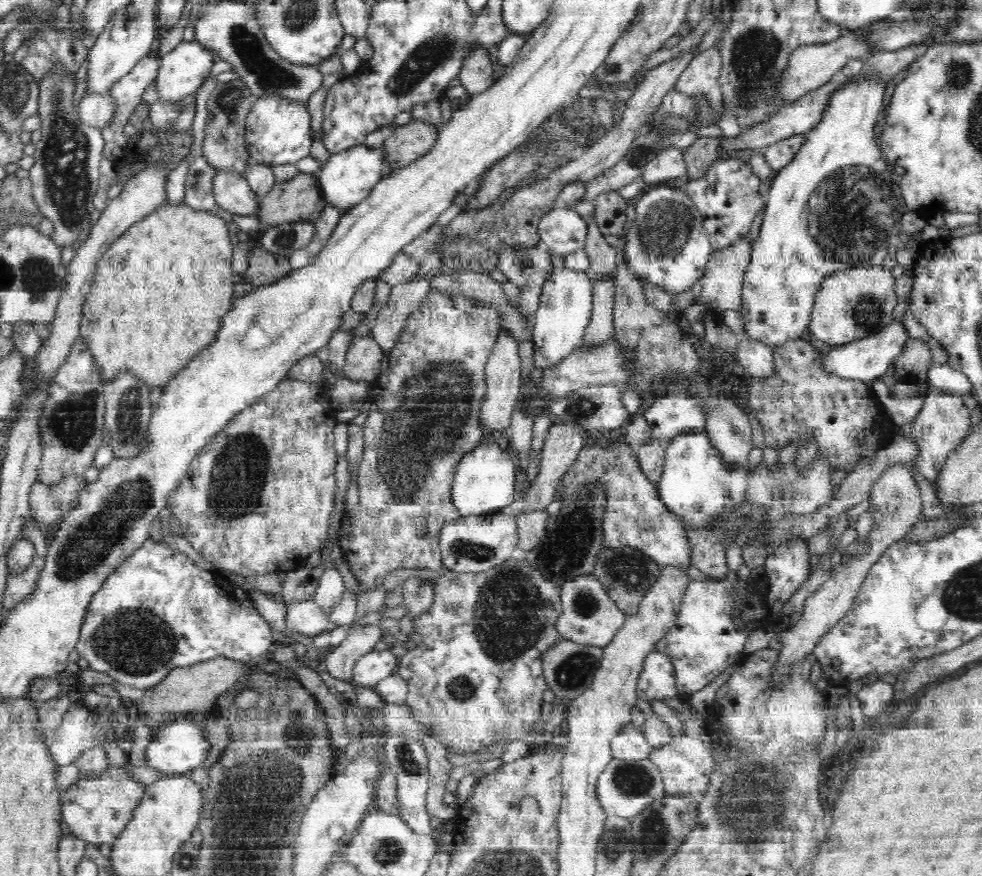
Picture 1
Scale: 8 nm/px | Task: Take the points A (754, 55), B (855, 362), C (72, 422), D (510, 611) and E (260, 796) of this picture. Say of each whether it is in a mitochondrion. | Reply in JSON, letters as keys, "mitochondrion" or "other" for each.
{"A":"mitochondrion","B":"other","C":"mitochondrion","D":"mitochondrion","E":"mitochondrion"}

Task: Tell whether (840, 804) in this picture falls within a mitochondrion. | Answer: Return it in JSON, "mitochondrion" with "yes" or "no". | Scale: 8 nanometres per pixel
{"mitochondrion":"no"}

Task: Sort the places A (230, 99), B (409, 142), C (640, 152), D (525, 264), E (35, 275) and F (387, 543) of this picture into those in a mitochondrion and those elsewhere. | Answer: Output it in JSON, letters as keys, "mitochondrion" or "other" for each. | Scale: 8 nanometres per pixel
{"A":"mitochondrion","B":"other","C":"mitochondrion","D":"mitochondrion","E":"mitochondrion","F":"other"}

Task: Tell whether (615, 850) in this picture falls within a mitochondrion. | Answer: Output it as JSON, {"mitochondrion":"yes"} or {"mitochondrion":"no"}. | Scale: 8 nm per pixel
{"mitochondrion":"yes"}

